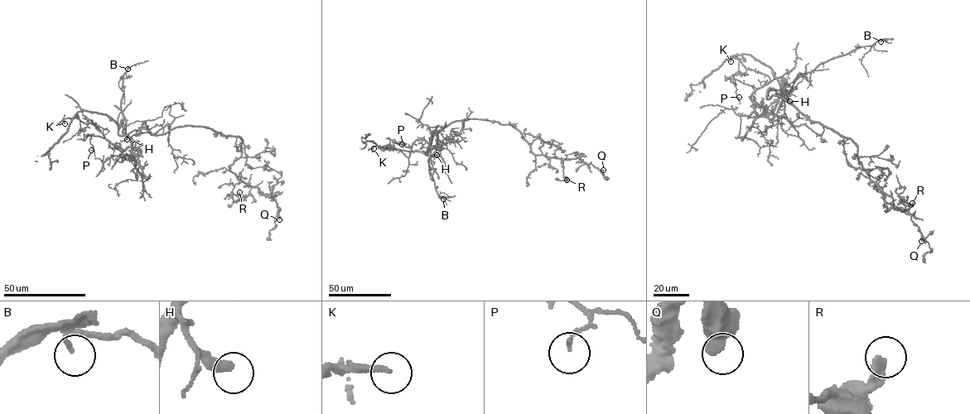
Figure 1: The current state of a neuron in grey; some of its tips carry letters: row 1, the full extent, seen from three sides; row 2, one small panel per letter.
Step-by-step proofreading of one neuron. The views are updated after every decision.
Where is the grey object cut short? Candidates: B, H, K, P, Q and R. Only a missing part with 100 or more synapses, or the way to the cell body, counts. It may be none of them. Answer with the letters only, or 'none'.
none

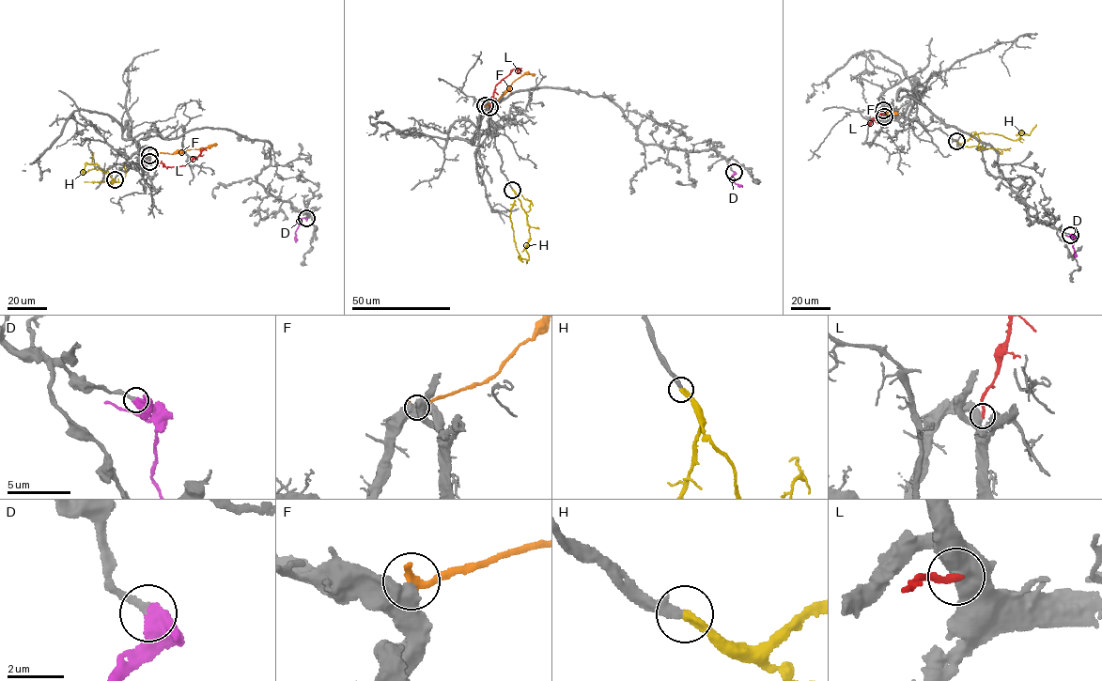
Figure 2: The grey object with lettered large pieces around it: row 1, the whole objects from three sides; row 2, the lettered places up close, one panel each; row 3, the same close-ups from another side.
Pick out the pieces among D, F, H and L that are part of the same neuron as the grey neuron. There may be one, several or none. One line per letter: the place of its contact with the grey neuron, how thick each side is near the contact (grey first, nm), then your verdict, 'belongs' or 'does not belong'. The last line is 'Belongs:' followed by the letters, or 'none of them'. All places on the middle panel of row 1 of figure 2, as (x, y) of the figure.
D: meets grey at (734, 172); 240 nm thick on the grey side, 650 nm on the other; belongs
F: meets grey at (485, 105); 800 nm thick on the grey side, 320 nm on the other; does not belong
H: meets grey at (512, 190); 280 nm thick on the grey side, 320 nm on the other; belongs
L: meets grey at (489, 107); 500 nm thick on the grey side, 240 nm on the other; does not belong
Belongs: D, H

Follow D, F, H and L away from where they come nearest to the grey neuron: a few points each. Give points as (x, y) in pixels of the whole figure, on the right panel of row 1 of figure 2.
D: (1070, 235), (1073, 236), (1075, 257)
F: (883, 110), (897, 114)
H: (956, 141), (963, 143), (985, 132), (1014, 140), (1021, 131), (1030, 135), (1017, 134)
L: (885, 117), (873, 119), (869, 124), (872, 119), (884, 114)

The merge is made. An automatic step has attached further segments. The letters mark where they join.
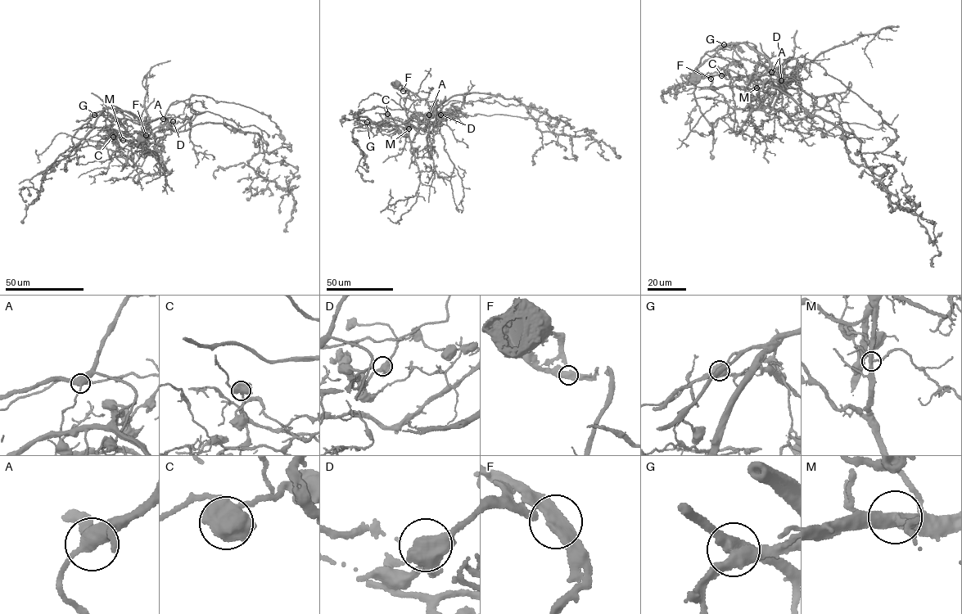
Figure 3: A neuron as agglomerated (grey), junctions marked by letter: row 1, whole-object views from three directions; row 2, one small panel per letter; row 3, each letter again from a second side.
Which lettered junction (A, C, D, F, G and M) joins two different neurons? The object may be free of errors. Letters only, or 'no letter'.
G

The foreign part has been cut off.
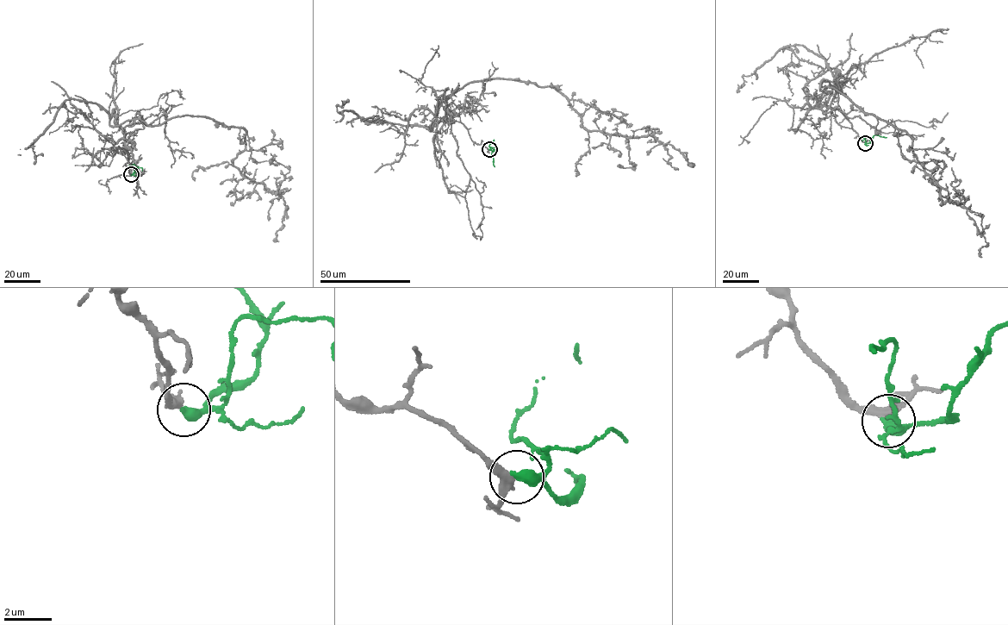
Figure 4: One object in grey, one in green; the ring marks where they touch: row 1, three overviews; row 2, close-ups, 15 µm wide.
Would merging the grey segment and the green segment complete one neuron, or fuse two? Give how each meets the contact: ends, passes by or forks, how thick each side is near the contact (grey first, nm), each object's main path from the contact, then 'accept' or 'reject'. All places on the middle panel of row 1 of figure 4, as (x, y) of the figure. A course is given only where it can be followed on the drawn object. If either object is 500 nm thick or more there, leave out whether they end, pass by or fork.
grey passes by | green ends | 320/480 nm | grey via (488, 149), (447, 114), (428, 127), (467, 84), (510, 78), (556, 90), (588, 130), (651, 134), (695, 165) | green via (489, 149), (494, 149), (492, 156), (494, 166) | accept

